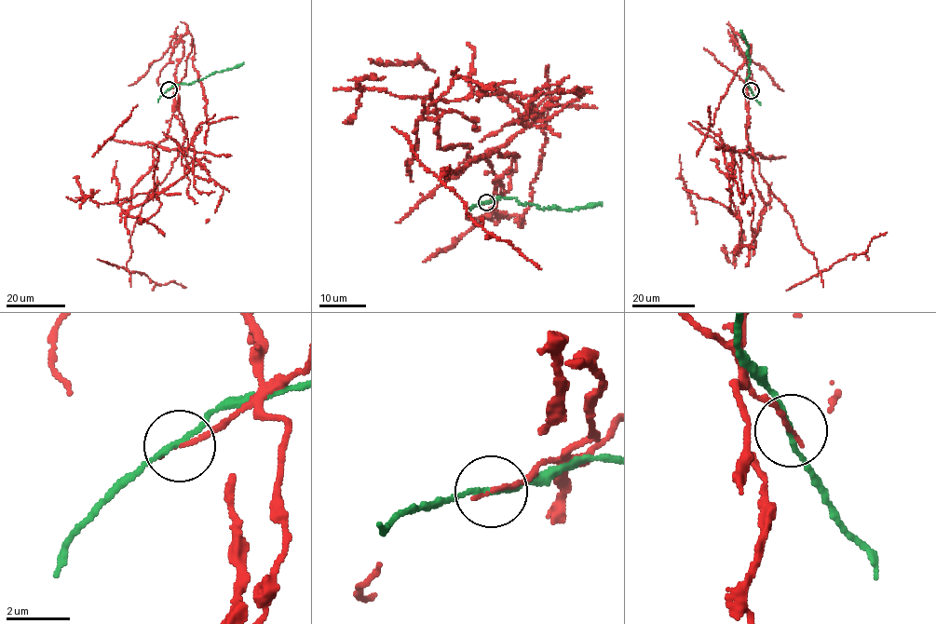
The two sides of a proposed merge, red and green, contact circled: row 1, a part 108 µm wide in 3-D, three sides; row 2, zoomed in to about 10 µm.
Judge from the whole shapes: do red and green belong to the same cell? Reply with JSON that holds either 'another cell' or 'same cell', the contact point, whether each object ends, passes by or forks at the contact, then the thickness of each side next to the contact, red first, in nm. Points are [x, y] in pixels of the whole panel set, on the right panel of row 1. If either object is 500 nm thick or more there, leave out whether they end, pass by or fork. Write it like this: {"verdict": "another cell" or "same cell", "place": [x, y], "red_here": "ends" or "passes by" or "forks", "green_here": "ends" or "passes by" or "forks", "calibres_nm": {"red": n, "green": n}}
{"verdict": "another cell", "place": [751, 90], "red_here": "ends", "green_here": "passes by", "calibres_nm": {"red": 160, "green": 160}}

